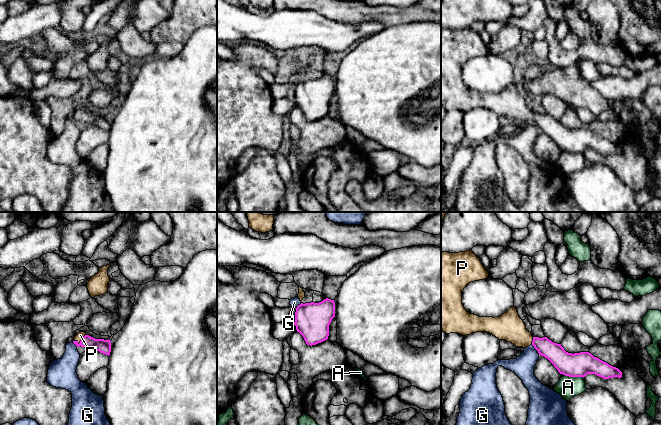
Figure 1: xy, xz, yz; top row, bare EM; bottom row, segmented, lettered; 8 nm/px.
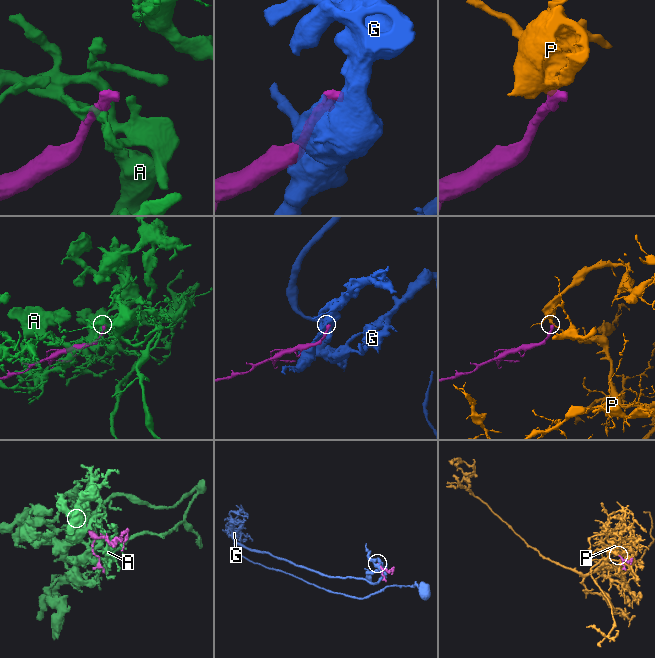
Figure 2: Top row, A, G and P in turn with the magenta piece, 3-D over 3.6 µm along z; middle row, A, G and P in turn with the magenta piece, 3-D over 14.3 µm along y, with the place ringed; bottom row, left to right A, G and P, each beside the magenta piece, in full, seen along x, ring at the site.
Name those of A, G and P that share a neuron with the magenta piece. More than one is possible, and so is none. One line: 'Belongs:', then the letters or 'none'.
Belongs: P

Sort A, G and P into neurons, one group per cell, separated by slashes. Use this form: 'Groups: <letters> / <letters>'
Groups: A / G / P

